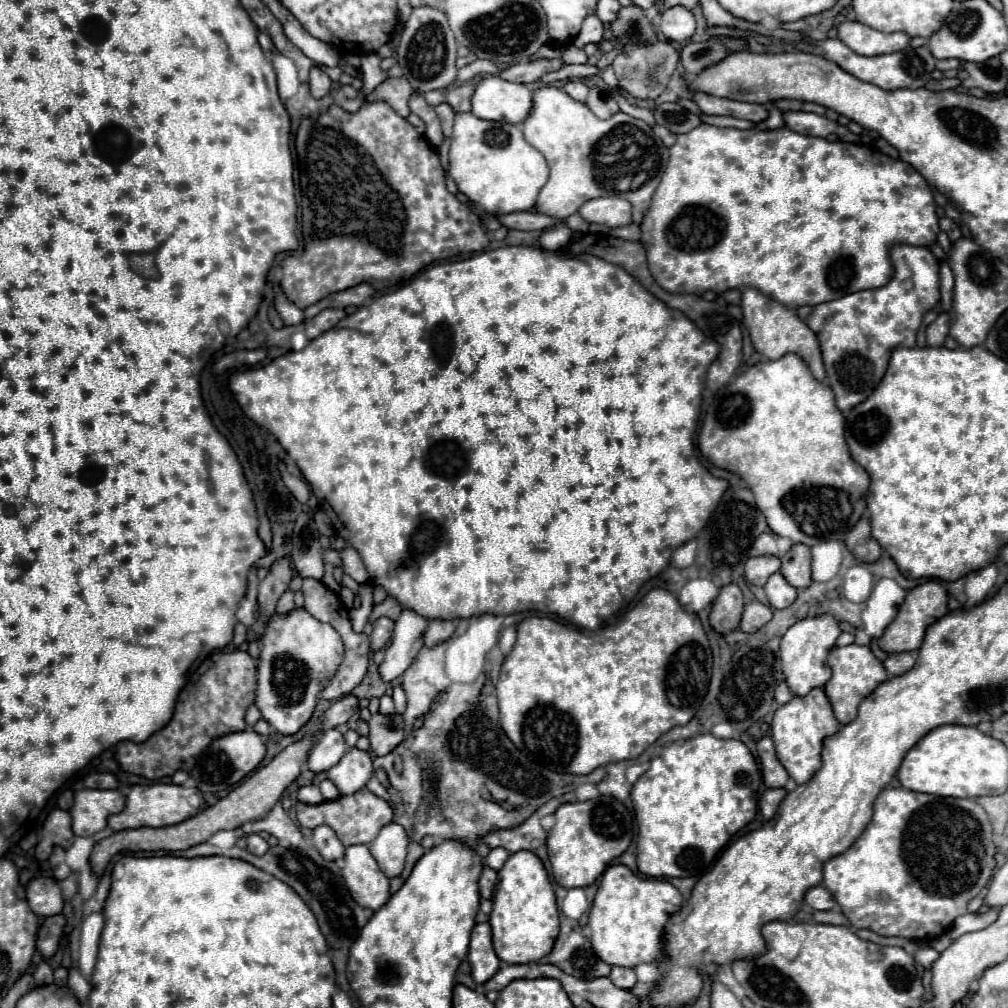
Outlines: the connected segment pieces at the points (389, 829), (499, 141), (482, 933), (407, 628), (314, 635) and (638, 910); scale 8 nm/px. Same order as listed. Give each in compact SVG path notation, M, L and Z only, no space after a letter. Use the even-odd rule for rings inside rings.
M388 824L380 830L380 834L368 844L370 854L378 862L380 870L394 878L404 870L406 848L408 848L408 834L400 824Z
M466 112L466 114L456 114L454 132L450 138L448 174L456 182L458 190L462 194L466 194L474 204L478 204L484 212L502 216L502 214L512 214L512 212L522 212L522 210L534 208L538 192L548 180L548 164L546 164L544 156L524 140L522 130L518 126L508 124L508 122L480 120L472 112Z
M488 922L474 926L468 962L470 962L472 978L476 984L488 982L496 974L496 970L500 968L500 960L494 952L494 946L492 946L492 930L490 930Z
M404 608L400 618L396 620L396 628L392 634L390 648L386 650L386 658L380 664L382 680L390 682L404 674L404 670L414 662L418 650L424 646L424 632L430 620L416 614L414 610Z
M294 608L288 614L274 614L264 628L262 648L258 658L258 688L256 688L256 706L262 712L262 718L270 722L280 734L296 734L310 718L318 702L318 694L336 674L344 654L344 644L340 634L314 616L310 616L304 608Z
M614 864L608 866L604 872L598 892L592 902L592 910L588 914L588 926L592 930L592 948L594 952L610 966L626 966L634 968L642 962L656 962L662 958L662 934L668 922L668 916L678 912L682 906L682 894L666 880L652 880L652 878L638 878L628 866Z

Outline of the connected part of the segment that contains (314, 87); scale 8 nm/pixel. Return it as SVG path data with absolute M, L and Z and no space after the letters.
M314 66L312 70L310 70L310 94L314 96L314 98L324 98L328 92L330 92L330 86L332 86L332 80L318 68L318 66Z

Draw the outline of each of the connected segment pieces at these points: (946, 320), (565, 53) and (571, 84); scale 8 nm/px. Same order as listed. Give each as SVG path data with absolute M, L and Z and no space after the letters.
M940 312L938 318L926 328L926 344L928 346L944 346L944 338L950 332L950 316L948 312Z
M574 44L562 46L562 58L566 64L586 64L588 62L588 56L584 54L584 50L578 50Z
M568 80L566 84L564 84L564 90L574 98L574 100L578 100L578 102L584 102L586 100L586 94L588 94L588 86L584 84L584 82L580 82L580 80Z

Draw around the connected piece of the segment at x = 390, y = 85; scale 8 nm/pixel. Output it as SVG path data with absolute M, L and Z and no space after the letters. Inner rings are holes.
M386 78L370 96L366 96L366 100L374 102L374 100L386 100L398 114L402 114L402 118L406 118L410 114L408 110L408 98L414 92L414 88L410 86L410 82L406 82L406 78Z

